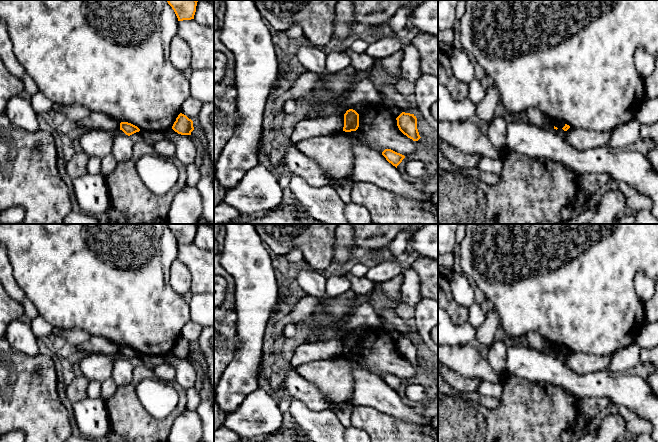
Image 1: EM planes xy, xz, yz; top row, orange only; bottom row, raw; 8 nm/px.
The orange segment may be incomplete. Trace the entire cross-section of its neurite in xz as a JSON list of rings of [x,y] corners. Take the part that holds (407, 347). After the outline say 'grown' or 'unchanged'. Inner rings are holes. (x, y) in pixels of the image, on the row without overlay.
[[[402,336],[397,342],[399,354],[413,365],[418,365],[421,361],[417,353],[417,342],[414,338]]]; unchanged

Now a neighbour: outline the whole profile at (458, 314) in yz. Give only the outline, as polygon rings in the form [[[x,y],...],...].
[[[438,272],[438,309],[447,312],[450,320],[456,325],[461,326],[468,322],[469,308],[460,305],[454,299],[451,292],[447,276]]]

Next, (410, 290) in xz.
[[[410,267],[403,274],[401,287],[402,303],[415,307],[421,301],[420,280],[415,270]]]

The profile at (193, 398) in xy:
[[[195,387],[186,389],[186,409],[191,411],[196,411],[202,399],[200,393],[195,389]]]

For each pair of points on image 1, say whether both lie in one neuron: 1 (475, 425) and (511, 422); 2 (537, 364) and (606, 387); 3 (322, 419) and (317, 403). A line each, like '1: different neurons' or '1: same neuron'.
1: same neuron
2: same neuron
3: different neurons

